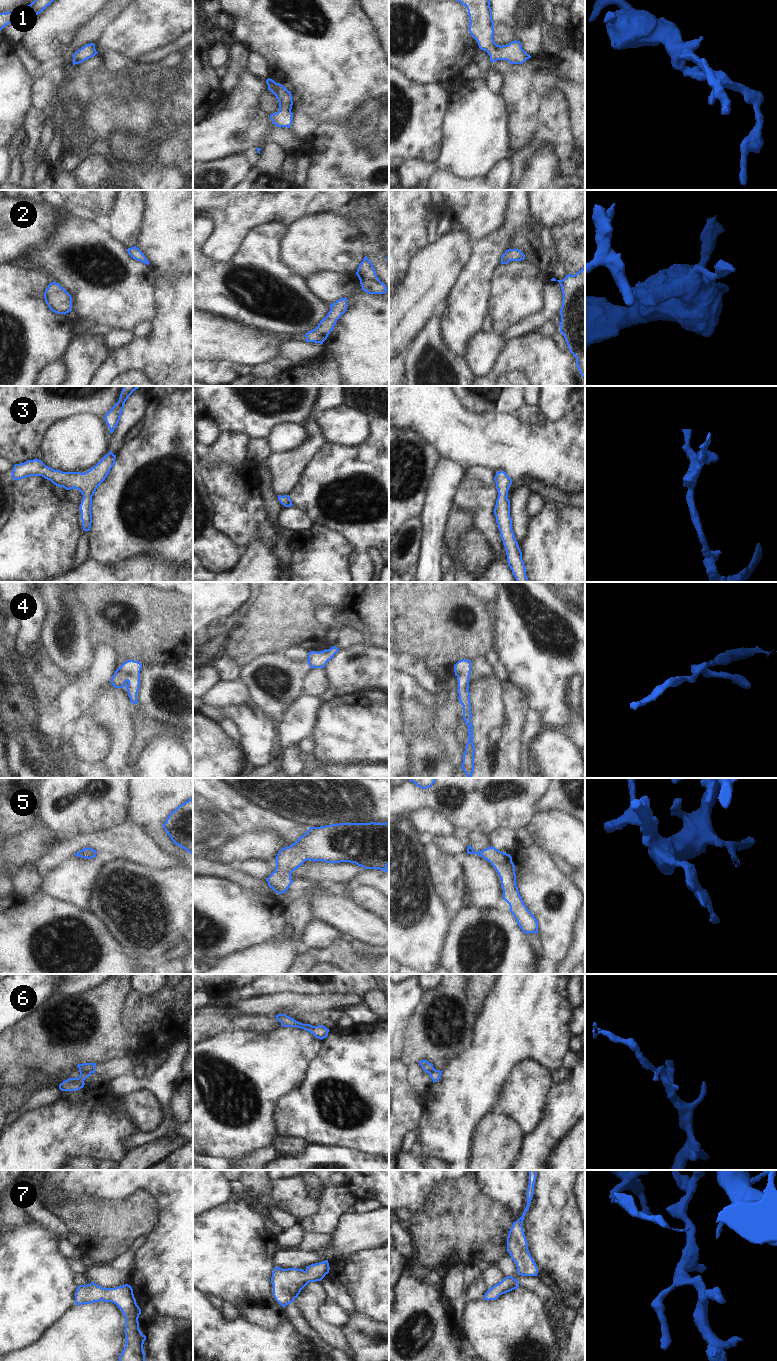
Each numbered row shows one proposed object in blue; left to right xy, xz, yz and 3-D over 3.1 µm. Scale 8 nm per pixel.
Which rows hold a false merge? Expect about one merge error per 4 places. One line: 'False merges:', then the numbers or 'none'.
False merges: 6.

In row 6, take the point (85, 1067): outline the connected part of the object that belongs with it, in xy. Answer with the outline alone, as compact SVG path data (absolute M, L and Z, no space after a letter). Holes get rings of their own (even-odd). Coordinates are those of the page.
M83 1063L77 1065L80 1073L85 1073L85 1072L95 1073L95 1066L96 1063Z

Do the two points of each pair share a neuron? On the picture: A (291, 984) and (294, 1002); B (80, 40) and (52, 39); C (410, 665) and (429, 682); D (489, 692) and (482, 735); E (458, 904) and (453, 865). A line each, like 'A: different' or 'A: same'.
A: different
B: different
C: same
D: same
E: same

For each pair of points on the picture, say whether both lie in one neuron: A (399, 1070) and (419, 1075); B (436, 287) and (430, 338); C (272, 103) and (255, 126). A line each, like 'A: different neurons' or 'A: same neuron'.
A: different neurons
B: different neurons
C: different neurons

